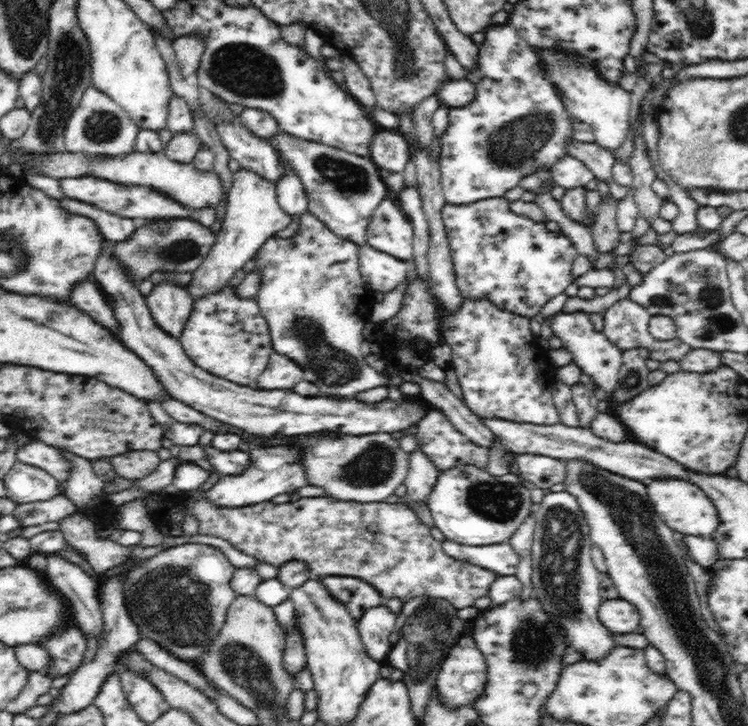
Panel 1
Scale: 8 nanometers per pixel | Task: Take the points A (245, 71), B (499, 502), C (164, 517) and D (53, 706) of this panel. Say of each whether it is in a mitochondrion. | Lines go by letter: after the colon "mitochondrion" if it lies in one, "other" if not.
A: mitochondrion
B: mitochondrion
C: other
D: other

